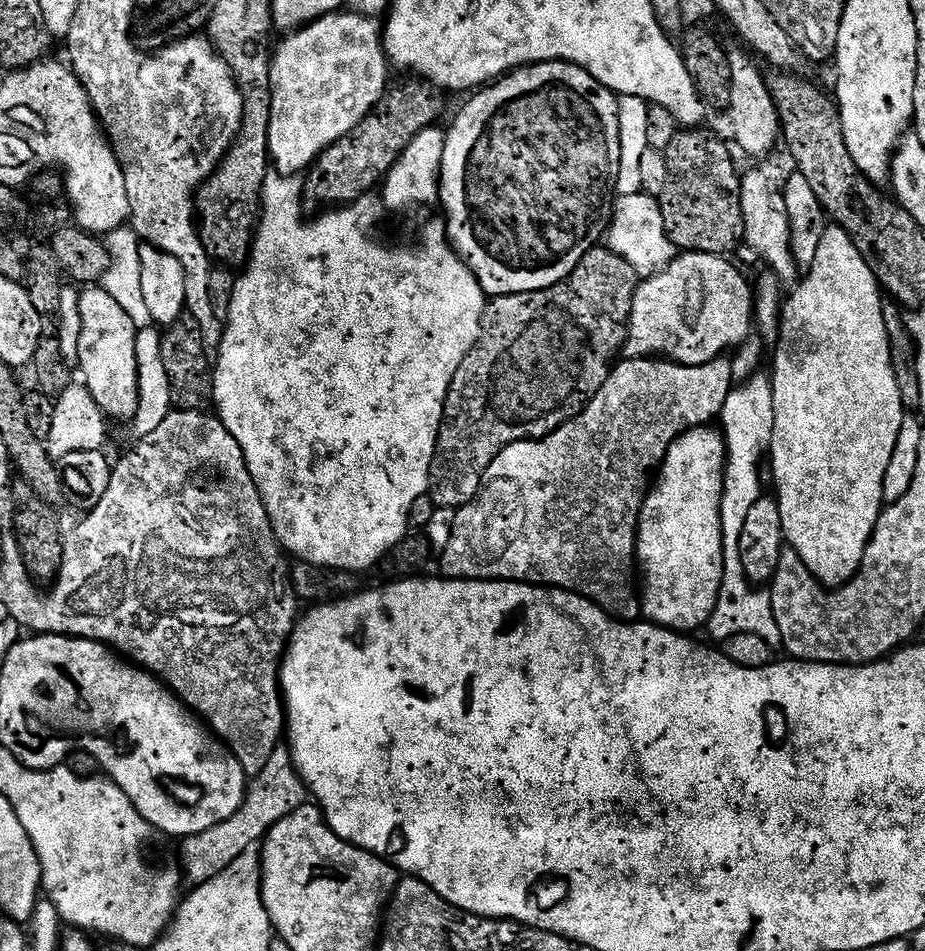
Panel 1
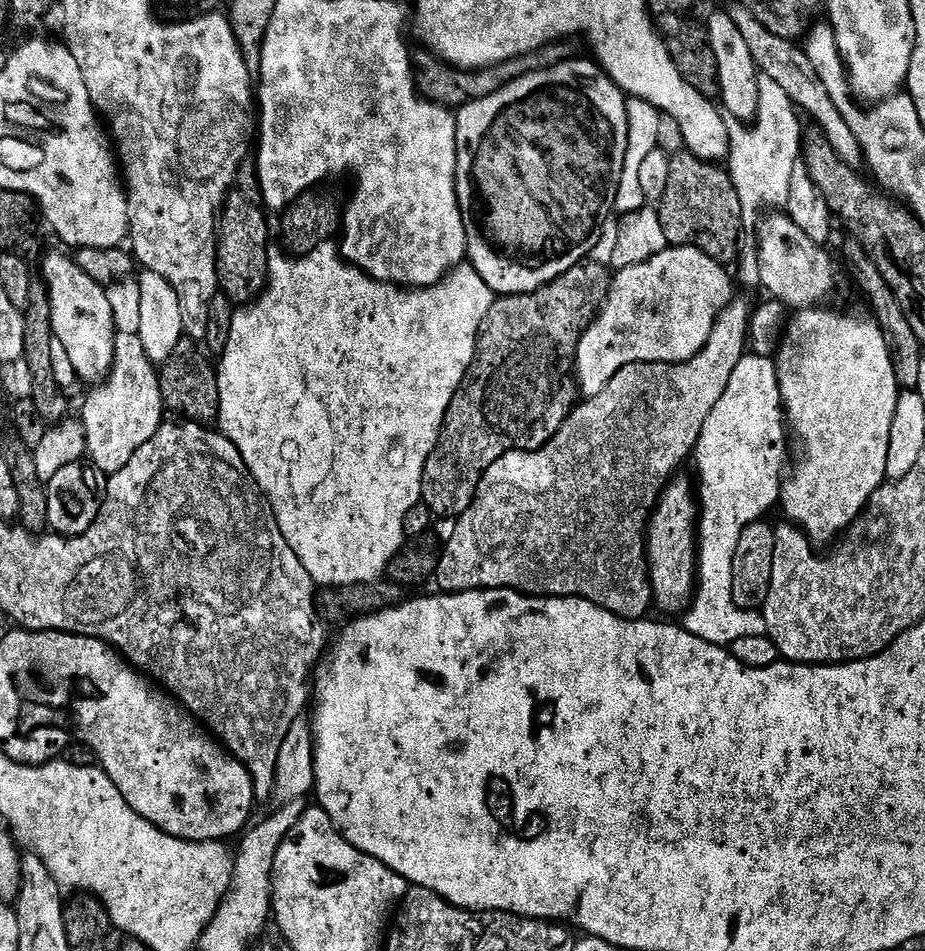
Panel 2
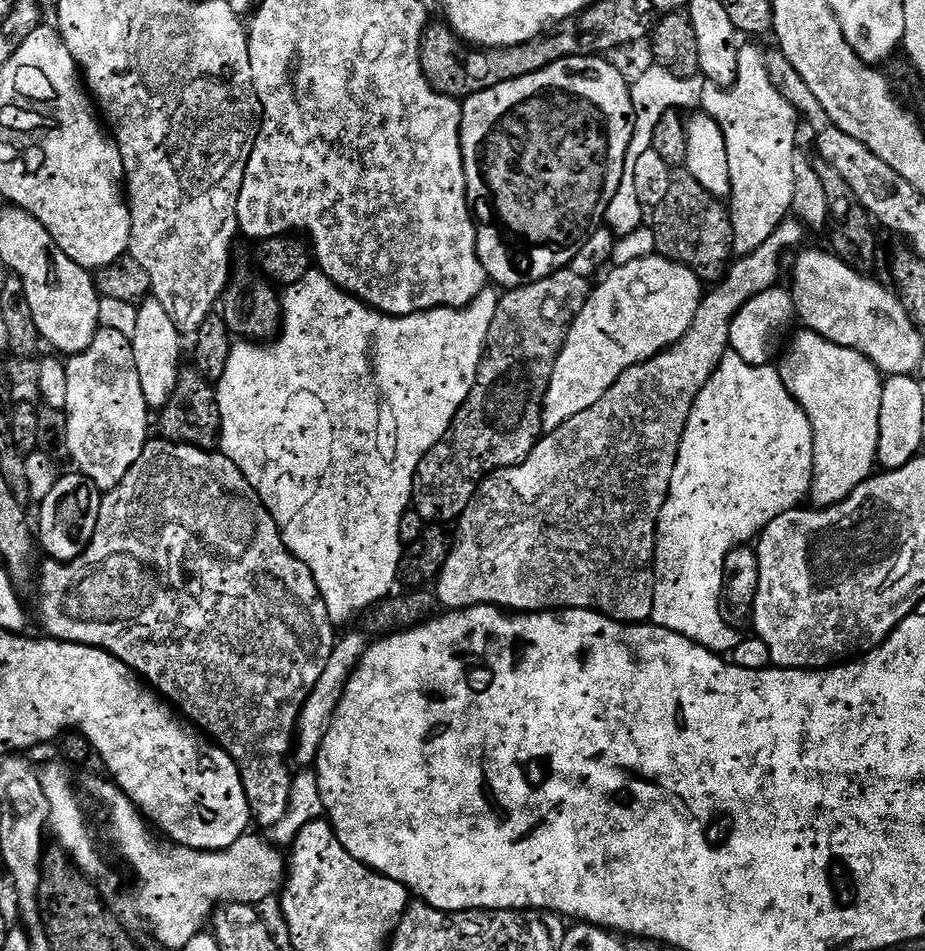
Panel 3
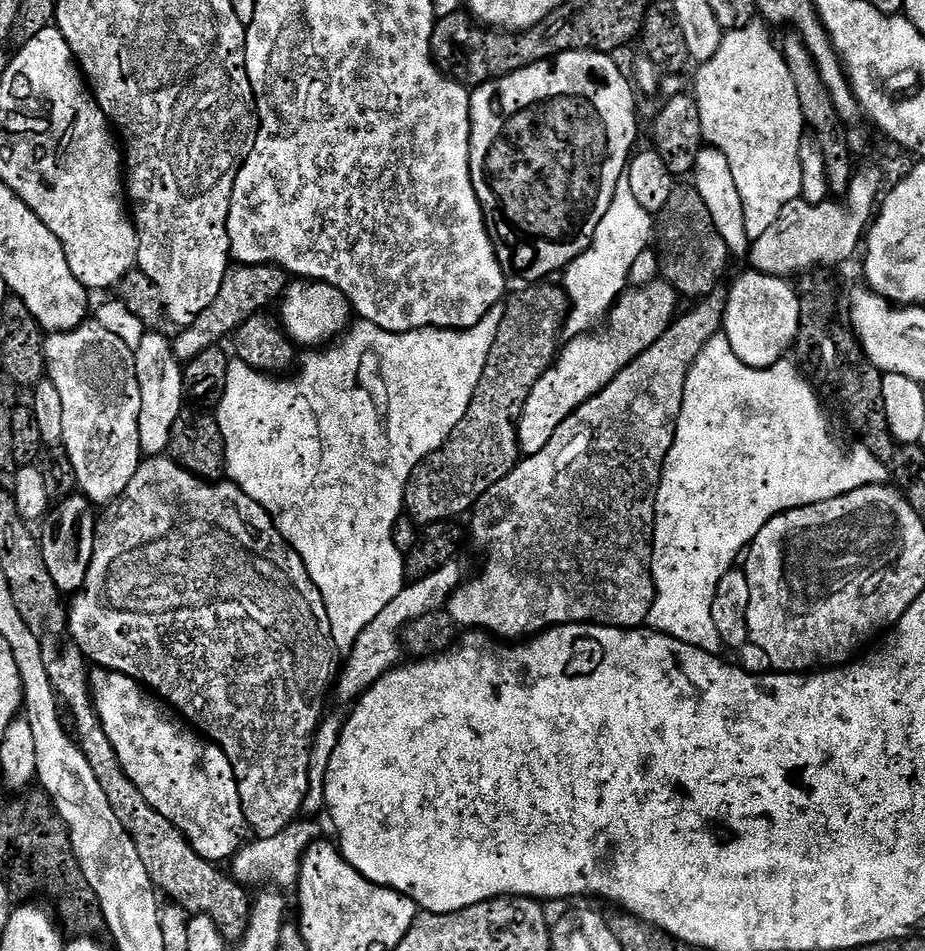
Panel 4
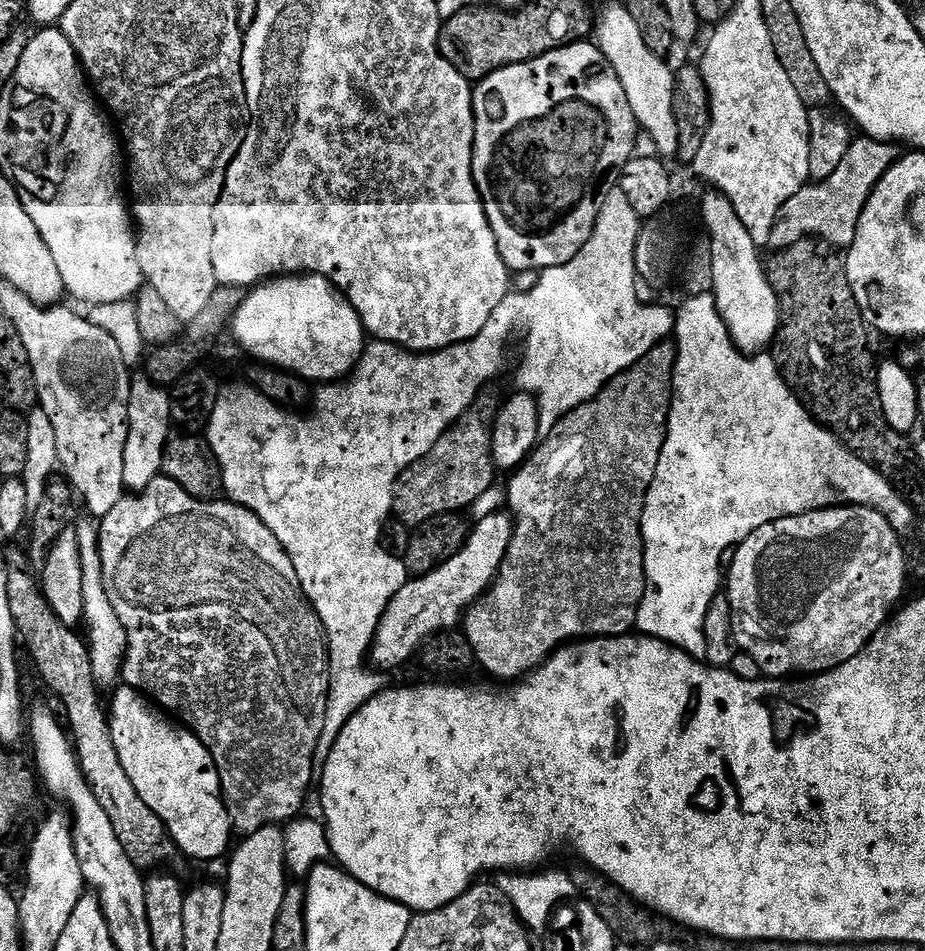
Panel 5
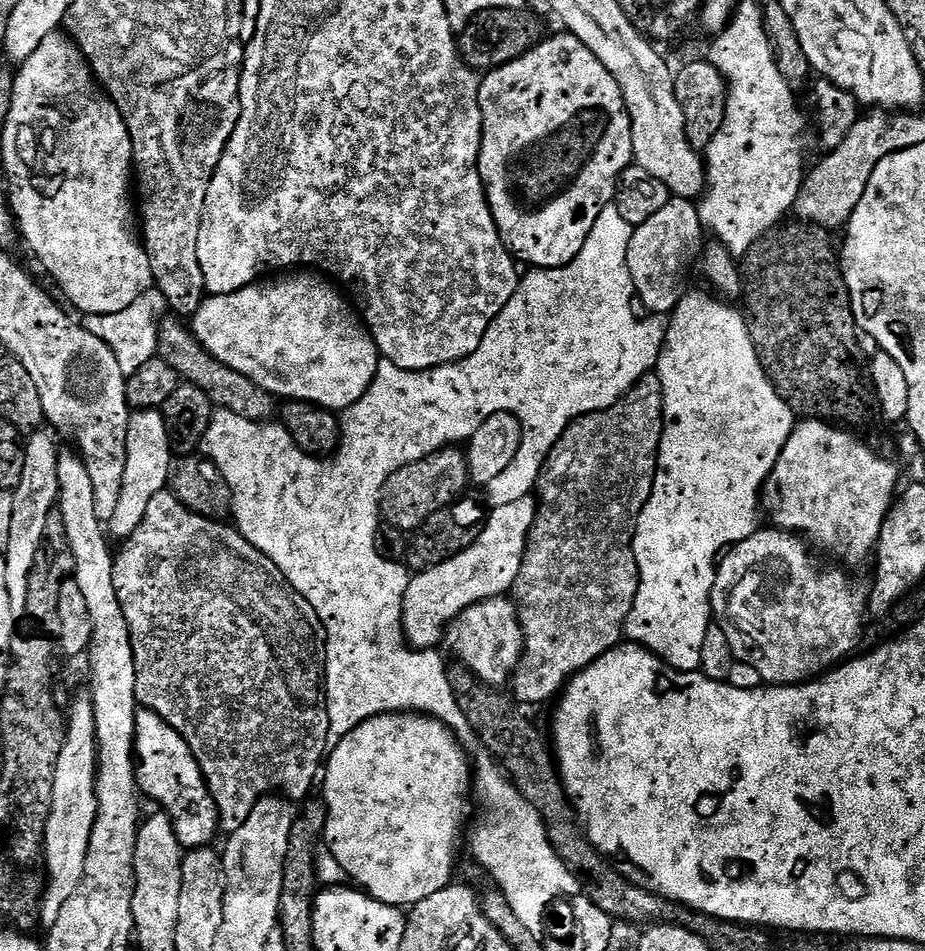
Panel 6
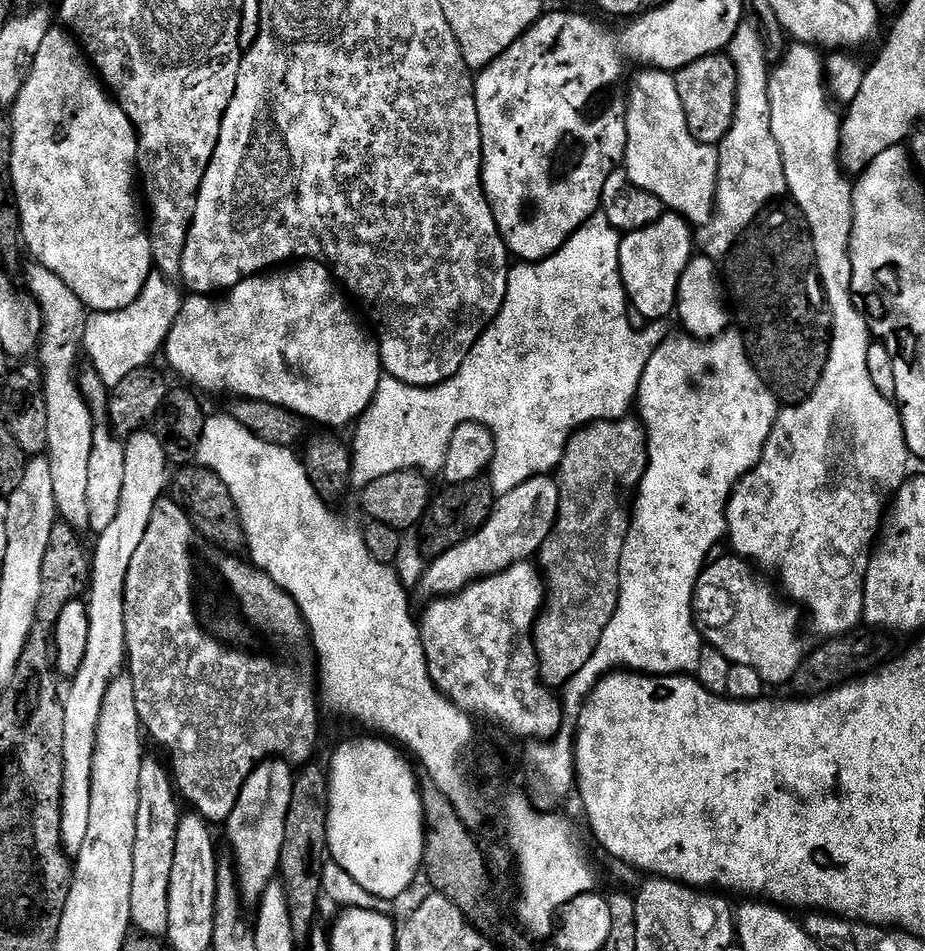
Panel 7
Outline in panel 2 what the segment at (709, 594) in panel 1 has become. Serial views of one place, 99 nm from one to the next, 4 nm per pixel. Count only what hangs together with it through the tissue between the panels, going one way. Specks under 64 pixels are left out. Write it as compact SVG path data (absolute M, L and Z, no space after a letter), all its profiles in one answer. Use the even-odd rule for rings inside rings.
M683 474L668 481L668 487L660 495L652 519L648 521L648 571L652 578L652 598L657 609L683 614L688 611L692 597L696 595L698 579L698 496L694 484Z

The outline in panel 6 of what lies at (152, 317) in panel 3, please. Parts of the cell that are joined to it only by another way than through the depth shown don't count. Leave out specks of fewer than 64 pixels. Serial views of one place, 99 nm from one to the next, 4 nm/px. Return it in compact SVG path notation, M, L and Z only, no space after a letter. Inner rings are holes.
M133 411L128 417L126 474L122 474L122 494L118 498L118 507L114 509L114 518L106 524L107 531L113 537L116 535L120 536L119 538L127 538L134 534L134 530L138 530L142 518L146 518L146 509L150 507L154 494L165 491L173 459L174 453L168 441L163 411Z

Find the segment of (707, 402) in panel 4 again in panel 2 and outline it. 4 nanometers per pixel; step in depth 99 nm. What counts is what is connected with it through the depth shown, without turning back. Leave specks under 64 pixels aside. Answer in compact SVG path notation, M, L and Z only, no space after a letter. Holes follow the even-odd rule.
M745 354L738 362L738 366L734 366L734 374L730 374L730 383L722 393L722 398L718 398L714 410L710 410L710 418L706 418L706 426L702 426L702 434L698 438L694 453L696 472L700 475L700 484L698 480L698 579L696 581L696 595L692 597L692 603L688 605L688 611L683 613L682 627L690 634L694 634L711 644L731 646L734 642L738 642L740 638L758 638L768 634L766 622L759 611L741 610L734 602L734 594L732 593L734 590L734 549L737 548L738 538L742 538L742 530L746 530L746 526L750 526L756 520L761 519L765 515L763 512L770 511L775 504L777 507L781 503L782 489L786 479L784 467L788 464L788 440L790 441L790 428L786 423L784 404L780 400L780 387L778 386L773 357Z

